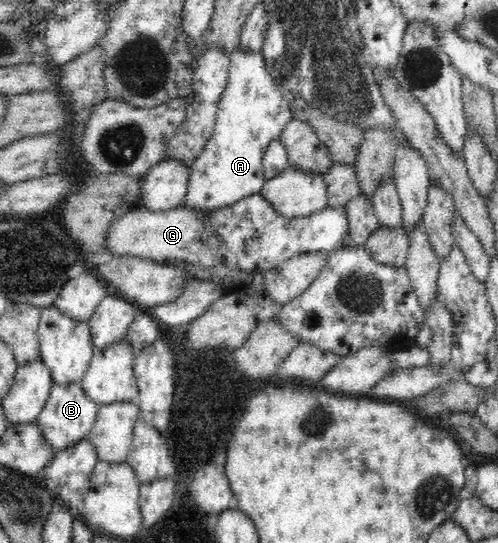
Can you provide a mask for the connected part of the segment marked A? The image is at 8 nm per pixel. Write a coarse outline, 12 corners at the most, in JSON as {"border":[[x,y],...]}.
{"border":[[262,51],[229,54],[185,204],[259,194],[266,147],[293,118]]}

